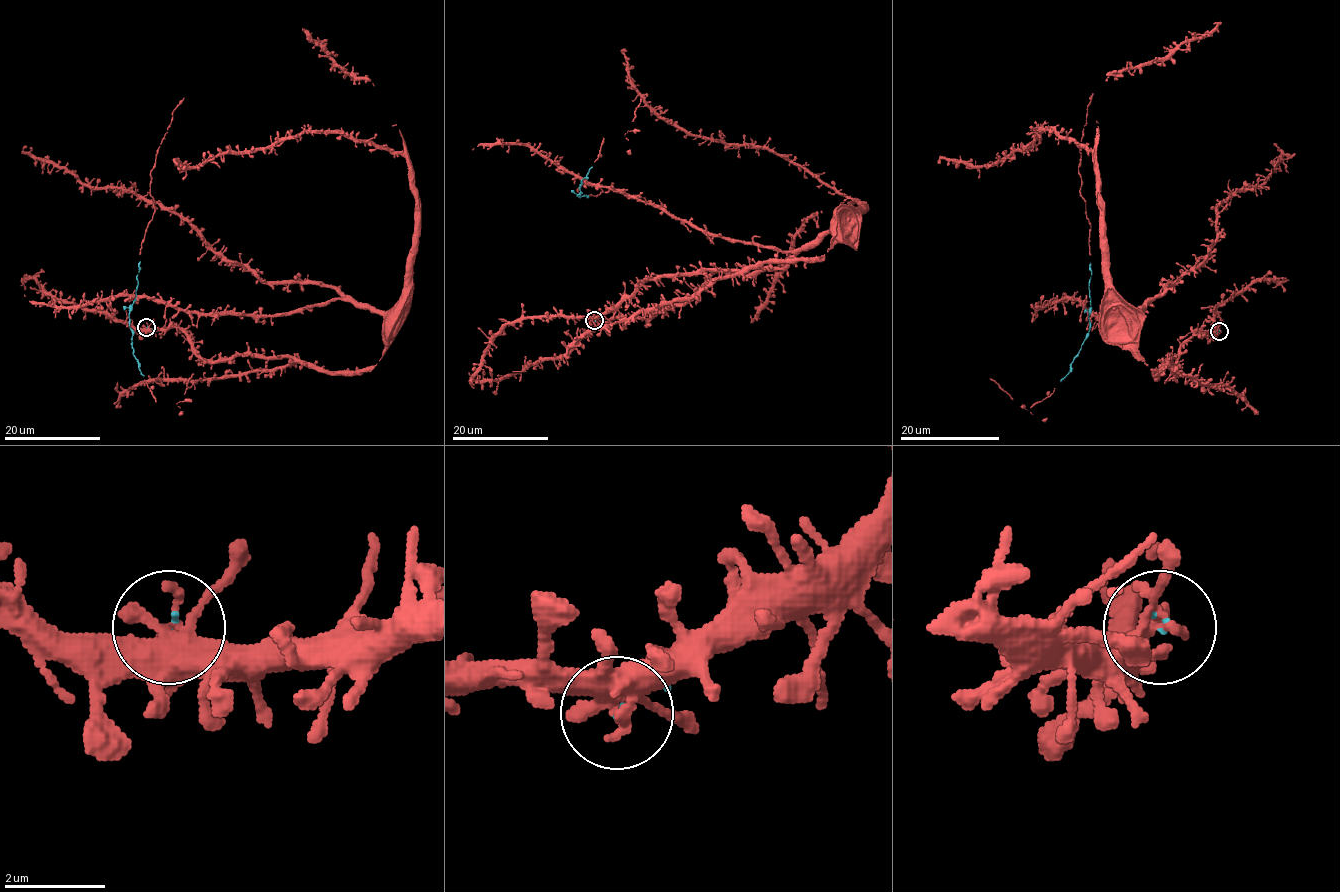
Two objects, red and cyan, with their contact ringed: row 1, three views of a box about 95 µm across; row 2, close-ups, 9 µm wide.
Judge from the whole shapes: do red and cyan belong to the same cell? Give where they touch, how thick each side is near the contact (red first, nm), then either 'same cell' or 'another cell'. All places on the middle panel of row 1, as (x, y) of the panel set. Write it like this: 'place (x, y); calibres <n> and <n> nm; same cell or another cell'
place (594, 320); calibres 320 and 40 nm; same cell

